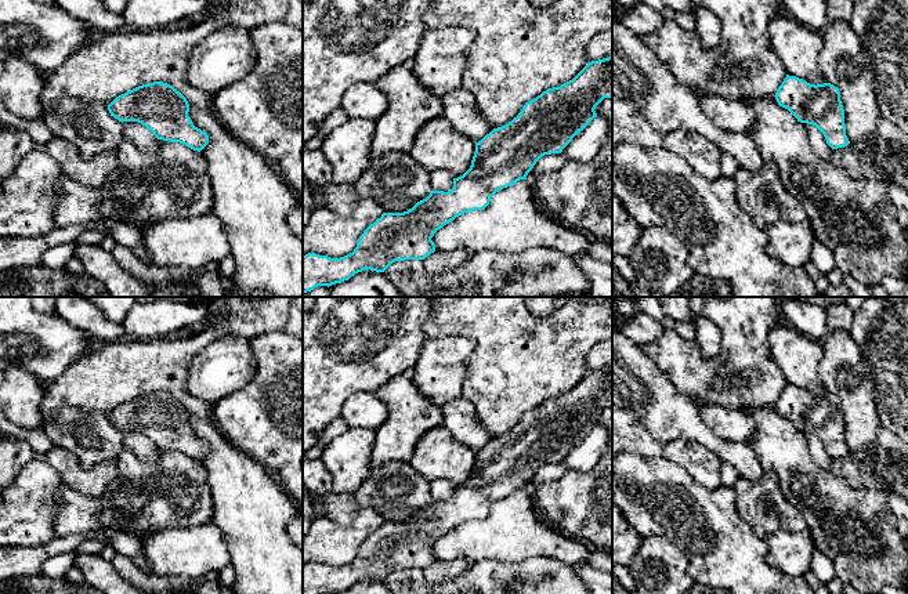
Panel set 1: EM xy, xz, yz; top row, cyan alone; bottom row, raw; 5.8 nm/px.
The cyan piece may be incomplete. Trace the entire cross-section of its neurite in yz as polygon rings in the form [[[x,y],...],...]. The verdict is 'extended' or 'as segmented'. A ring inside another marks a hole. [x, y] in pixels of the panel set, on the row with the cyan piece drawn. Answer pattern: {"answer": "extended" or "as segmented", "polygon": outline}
{"answer": "as segmented", "polygon": [[[786,75],[774,97],[778,105],[788,109],[797,122],[815,126],[832,149],[850,144],[840,93],[833,84],[815,86]]]}

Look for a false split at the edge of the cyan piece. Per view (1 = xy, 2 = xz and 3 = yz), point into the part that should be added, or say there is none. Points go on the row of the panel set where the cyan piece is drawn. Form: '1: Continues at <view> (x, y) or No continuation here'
1: No continuation here
2: No continuation here
3: No continuation here

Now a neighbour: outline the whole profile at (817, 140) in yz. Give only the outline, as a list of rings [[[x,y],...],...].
[[[802,123],[802,126],[808,134],[814,153],[826,162],[832,162],[832,148],[826,144],[824,134],[813,124]]]

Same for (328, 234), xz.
[[[359,196],[350,215],[339,215],[326,207],[315,207],[308,222],[303,227],[303,256],[315,253],[330,258],[340,258],[354,251],[359,236],[384,213],[379,200]]]

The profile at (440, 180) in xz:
[[[435,170],[428,173],[428,175],[433,191],[448,192],[453,188],[453,177],[448,171]]]

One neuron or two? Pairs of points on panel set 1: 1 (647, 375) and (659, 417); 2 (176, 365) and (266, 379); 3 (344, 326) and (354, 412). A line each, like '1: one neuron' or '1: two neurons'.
1: one neuron
2: two neurons
3: two neurons

